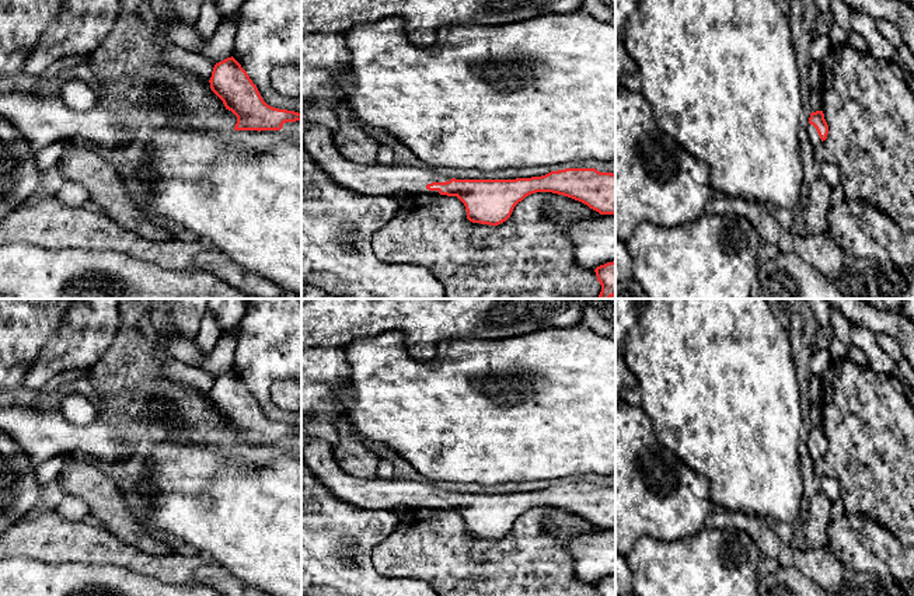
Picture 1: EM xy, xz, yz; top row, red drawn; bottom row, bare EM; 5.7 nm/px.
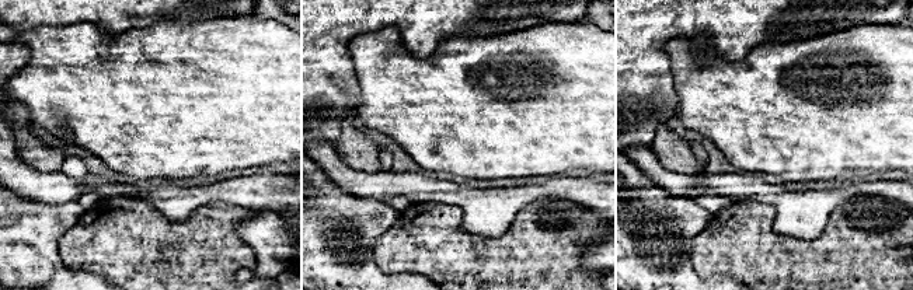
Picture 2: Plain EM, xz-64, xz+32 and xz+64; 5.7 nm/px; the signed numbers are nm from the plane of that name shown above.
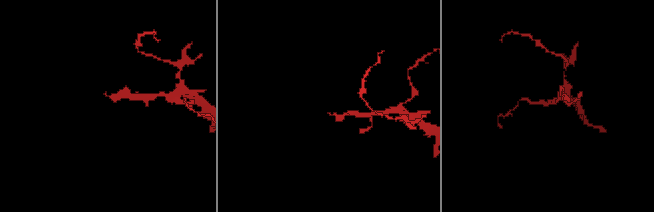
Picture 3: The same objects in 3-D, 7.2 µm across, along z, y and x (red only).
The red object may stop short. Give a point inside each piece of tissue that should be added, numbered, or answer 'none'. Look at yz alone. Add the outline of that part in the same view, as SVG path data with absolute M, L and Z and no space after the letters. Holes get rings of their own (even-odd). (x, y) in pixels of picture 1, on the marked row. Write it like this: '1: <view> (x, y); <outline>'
1: yz (815, 139); M809 123L806 132L807 132L807 136L809 136L809 140L810 140L812 146L813 146L813 149L820 147L821 146L821 139L820 139L816 128Z

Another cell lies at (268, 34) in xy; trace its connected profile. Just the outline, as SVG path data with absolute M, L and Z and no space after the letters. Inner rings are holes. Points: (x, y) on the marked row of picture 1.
M244 0L237 17L233 57L247 72L268 105L301 114L301 94L285 97L271 83L275 66L294 65L301 70L301 0Z

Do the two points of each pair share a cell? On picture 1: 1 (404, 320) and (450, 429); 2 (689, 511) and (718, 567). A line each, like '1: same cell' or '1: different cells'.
1: different cells
2: different cells

